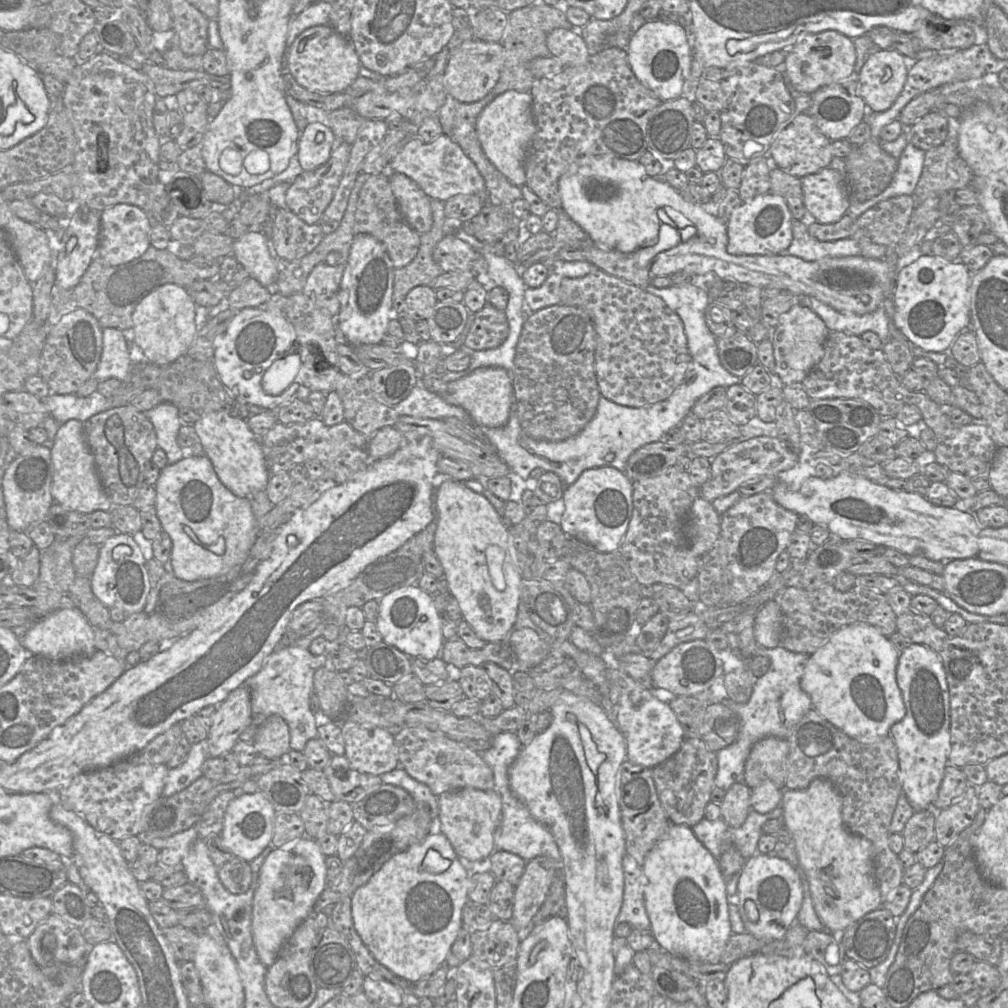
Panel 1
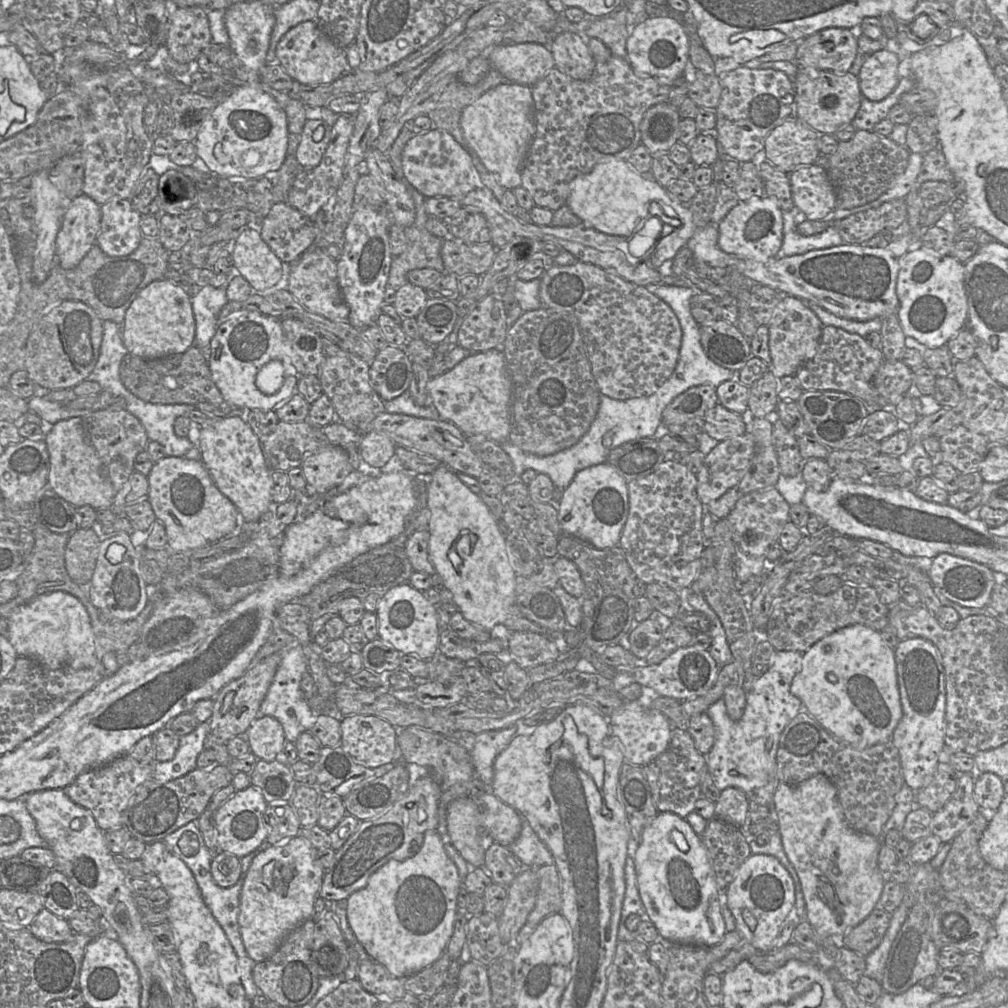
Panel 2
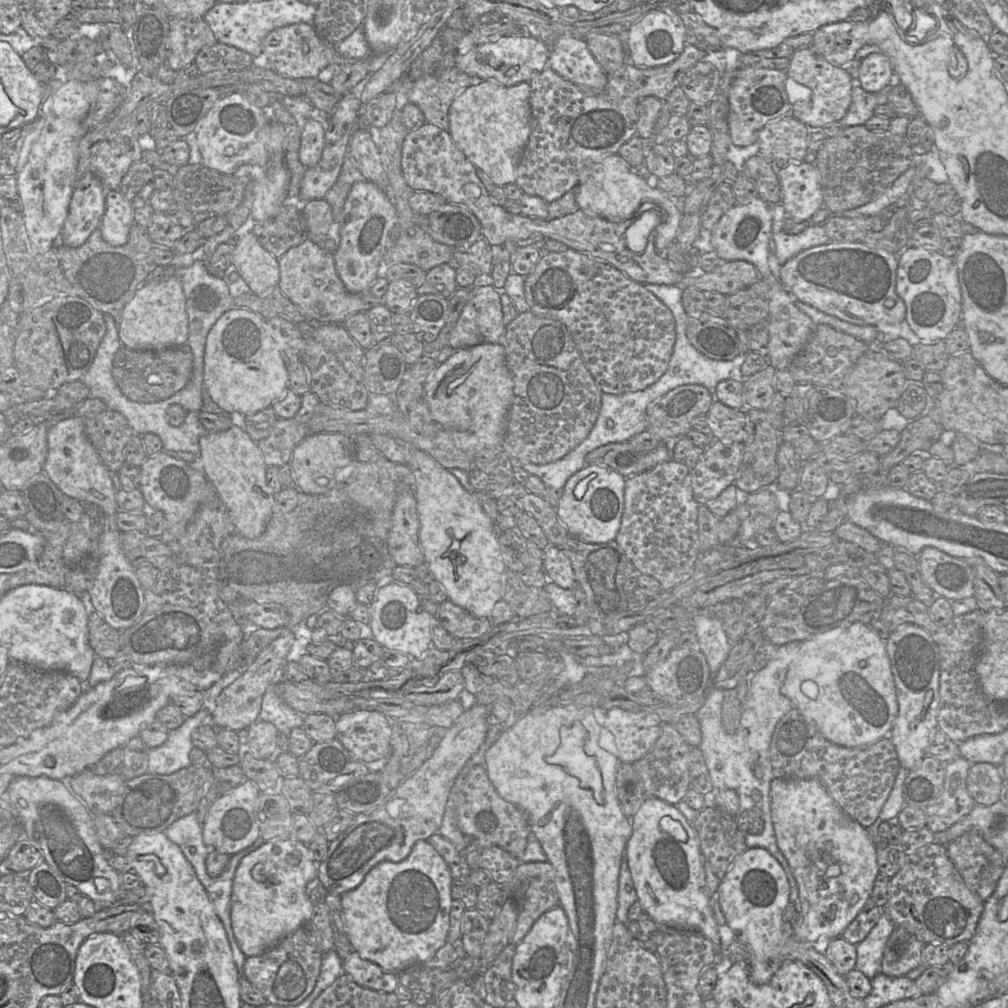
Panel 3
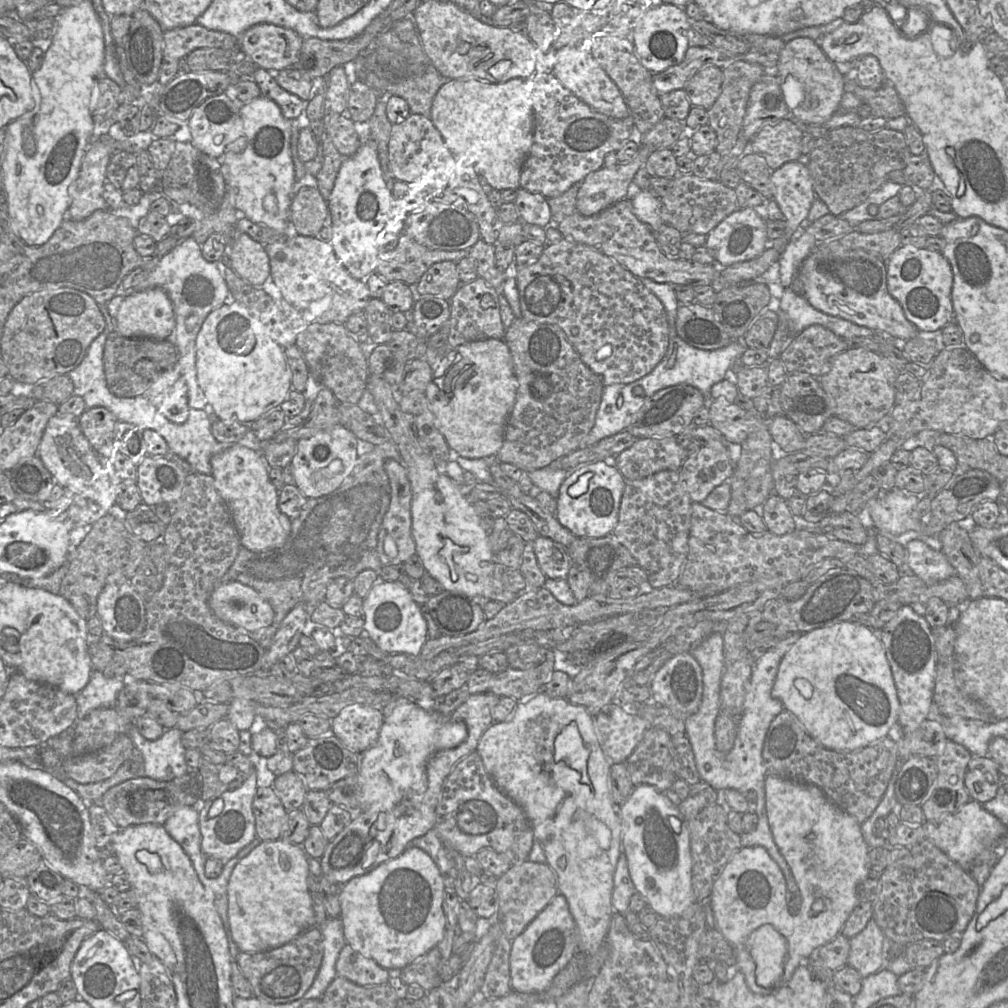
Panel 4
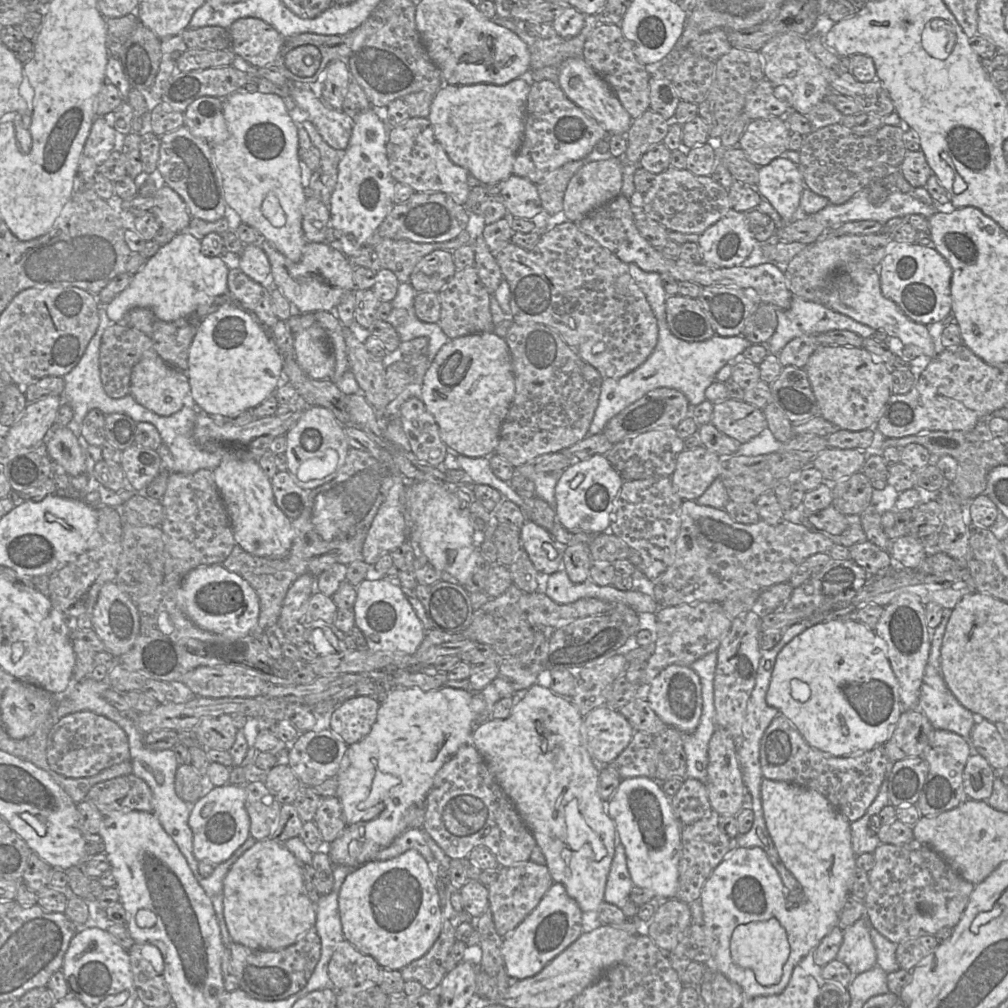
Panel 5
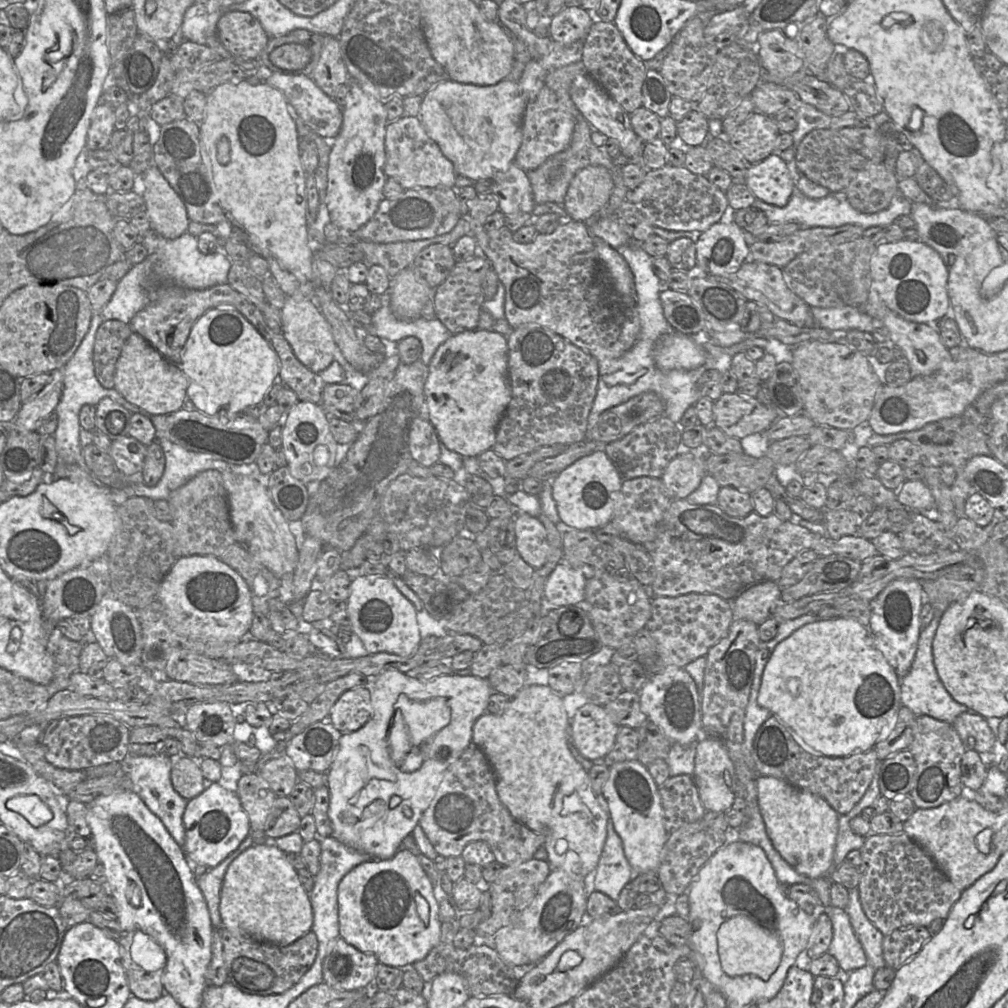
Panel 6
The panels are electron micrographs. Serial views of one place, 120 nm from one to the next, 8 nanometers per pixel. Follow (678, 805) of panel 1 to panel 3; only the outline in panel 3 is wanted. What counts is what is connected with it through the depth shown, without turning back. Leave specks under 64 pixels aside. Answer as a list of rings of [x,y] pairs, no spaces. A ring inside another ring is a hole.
[[[661,723],[661,735],[652,749],[643,758],[632,763],[633,769],[642,780],[646,797],[655,797],[672,805],[683,799],[690,788],[690,750],[691,746],[670,723]]]

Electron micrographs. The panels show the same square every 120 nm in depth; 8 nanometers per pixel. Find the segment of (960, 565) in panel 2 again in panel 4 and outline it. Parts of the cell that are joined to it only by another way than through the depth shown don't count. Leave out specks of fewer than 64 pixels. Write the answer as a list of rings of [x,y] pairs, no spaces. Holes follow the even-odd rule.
[[[912,540],[904,548],[911,571],[926,584],[934,585],[955,575],[945,555],[923,541]]]

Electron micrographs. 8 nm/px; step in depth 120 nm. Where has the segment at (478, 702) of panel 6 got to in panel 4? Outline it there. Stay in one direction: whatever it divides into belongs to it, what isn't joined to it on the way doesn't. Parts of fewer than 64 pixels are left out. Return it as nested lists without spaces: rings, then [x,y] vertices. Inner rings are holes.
[[[414,702],[395,707],[391,715],[384,717],[377,742],[360,756],[359,812],[386,812],[407,795],[424,793],[428,787],[426,767],[429,759],[437,751],[459,746],[467,736],[463,721],[452,721]]]

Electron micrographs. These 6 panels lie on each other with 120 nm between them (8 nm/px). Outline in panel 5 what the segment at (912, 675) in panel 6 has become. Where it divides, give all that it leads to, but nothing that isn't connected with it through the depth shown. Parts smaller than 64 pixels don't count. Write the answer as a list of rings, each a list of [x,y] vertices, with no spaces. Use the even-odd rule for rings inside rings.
[[[943,609],[942,615],[944,616],[942,617],[940,624],[933,631],[930,653],[920,688],[918,710],[920,710],[927,717],[934,729],[947,730],[956,733],[963,737],[966,741],[970,742],[972,728],[979,719],[976,719],[974,714],[961,705],[952,694],[944,681],[940,665],[940,649],[942,639],[947,622],[951,616],[951,612],[951,609]]]

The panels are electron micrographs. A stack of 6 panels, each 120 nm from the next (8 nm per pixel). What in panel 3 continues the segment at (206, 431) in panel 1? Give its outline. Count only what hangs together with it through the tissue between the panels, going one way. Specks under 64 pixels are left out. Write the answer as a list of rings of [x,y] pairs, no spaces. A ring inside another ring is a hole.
[[[235,425],[224,431],[208,432],[199,443],[203,473],[228,509],[236,530],[250,539],[259,537],[274,513],[275,493],[267,483],[267,465],[258,443]]]

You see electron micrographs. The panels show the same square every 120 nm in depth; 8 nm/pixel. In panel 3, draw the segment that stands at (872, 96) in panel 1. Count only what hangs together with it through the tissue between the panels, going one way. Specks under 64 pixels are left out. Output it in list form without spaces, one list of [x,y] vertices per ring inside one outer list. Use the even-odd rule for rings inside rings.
[[[882,52],[870,53],[861,59],[859,76],[856,80],[870,93],[877,93],[887,87],[892,75],[892,64]]]

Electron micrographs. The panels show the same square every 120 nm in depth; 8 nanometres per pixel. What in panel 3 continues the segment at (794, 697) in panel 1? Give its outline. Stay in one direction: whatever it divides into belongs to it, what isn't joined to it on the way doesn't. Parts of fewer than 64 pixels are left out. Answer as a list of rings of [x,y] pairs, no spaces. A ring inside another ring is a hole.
[[[789,642],[785,645],[777,647],[776,653],[768,662],[766,667],[753,675],[747,698],[745,702],[743,702],[739,727],[735,733],[729,734],[726,732],[722,723],[721,712],[725,696],[724,690],[711,686],[705,694],[704,704],[696,712],[695,716],[700,724],[702,736],[699,749],[704,757],[710,782],[714,789],[732,789],[738,795],[744,795],[746,799],[750,798],[753,791],[759,791],[762,798],[770,799],[770,783],[774,778],[769,760],[769,747],[772,734],[778,721],[792,708],[794,708],[792,702],[781,693],[780,688],[791,663],[797,657],[800,650],[800,644],[801,642]],[[757,766],[760,766],[762,769],[763,776],[761,779],[754,776],[753,771]]]

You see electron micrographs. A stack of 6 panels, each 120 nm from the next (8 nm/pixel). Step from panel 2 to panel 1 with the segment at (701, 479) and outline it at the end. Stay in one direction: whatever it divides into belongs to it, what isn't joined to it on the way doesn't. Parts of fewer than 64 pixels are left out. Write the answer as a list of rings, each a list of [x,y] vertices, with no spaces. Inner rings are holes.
[[[760,436],[741,440],[711,459],[711,475],[699,488],[699,495],[708,502],[737,491],[743,484],[762,476],[778,477],[779,473],[793,468],[798,463],[798,455],[779,437]]]

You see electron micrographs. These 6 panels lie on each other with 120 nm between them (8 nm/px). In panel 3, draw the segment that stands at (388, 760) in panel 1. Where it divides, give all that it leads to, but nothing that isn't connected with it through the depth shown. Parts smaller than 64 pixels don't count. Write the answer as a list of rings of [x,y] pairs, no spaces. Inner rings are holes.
[[[357,709],[334,718],[336,739],[354,760],[369,764],[388,757],[392,728],[384,714]]]

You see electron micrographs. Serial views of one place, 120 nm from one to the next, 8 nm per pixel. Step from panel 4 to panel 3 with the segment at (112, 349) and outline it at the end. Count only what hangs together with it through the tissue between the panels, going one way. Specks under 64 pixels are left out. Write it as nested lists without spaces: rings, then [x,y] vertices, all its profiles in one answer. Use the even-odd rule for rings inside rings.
[[[187,344],[161,350],[133,350],[122,345],[113,360],[112,375],[128,399],[151,403],[165,400],[182,390],[191,377],[192,366],[193,355]]]

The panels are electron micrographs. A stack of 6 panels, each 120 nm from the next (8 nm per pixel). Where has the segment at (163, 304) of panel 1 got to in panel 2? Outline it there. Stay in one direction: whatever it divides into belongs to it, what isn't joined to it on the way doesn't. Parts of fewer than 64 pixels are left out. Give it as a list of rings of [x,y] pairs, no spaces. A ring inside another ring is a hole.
[[[168,279],[154,280],[144,287],[126,310],[122,340],[128,352],[144,359],[184,353],[194,345],[196,324],[191,297]]]

